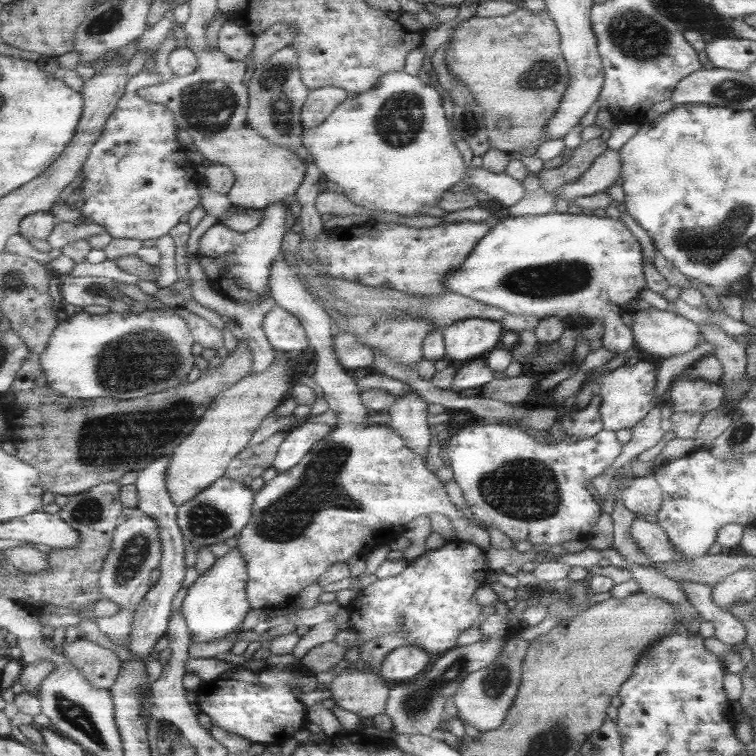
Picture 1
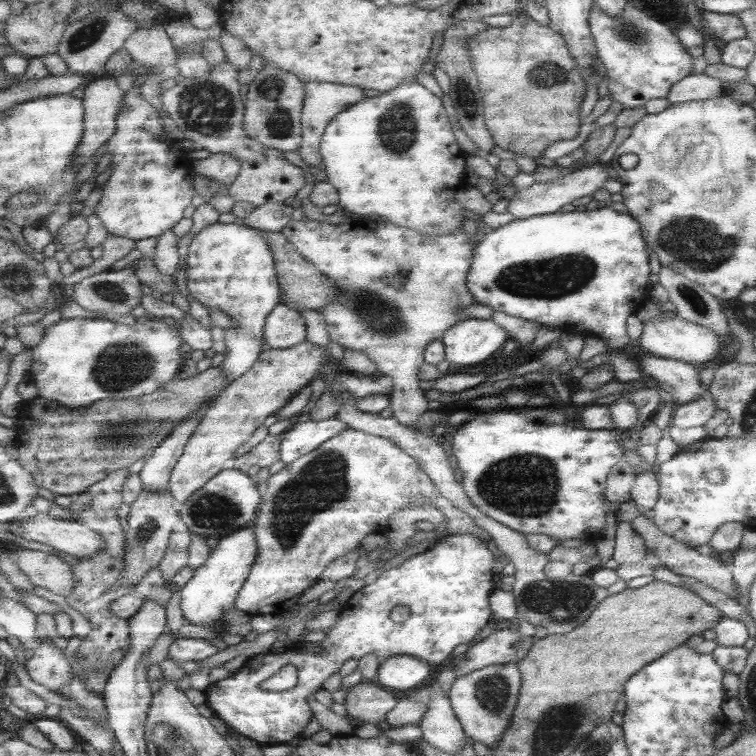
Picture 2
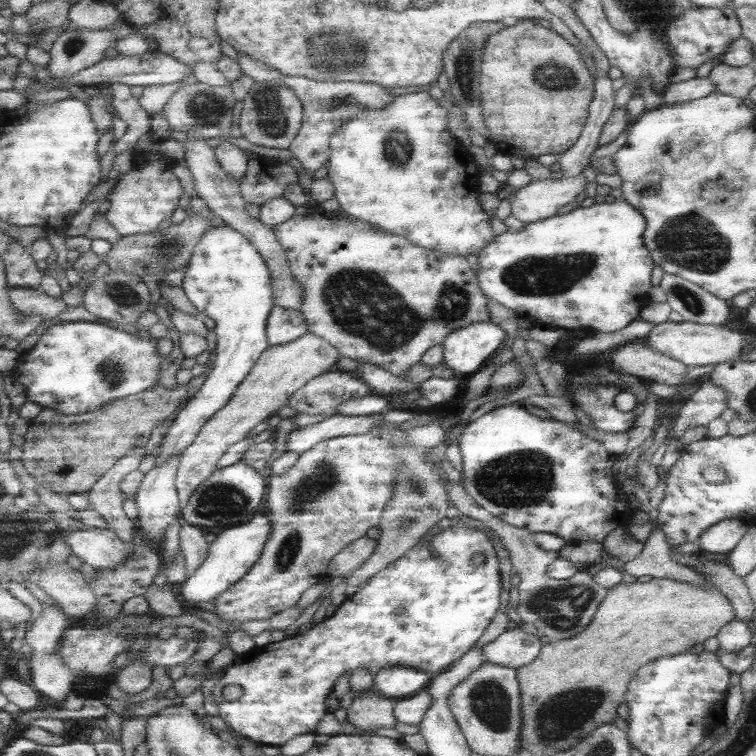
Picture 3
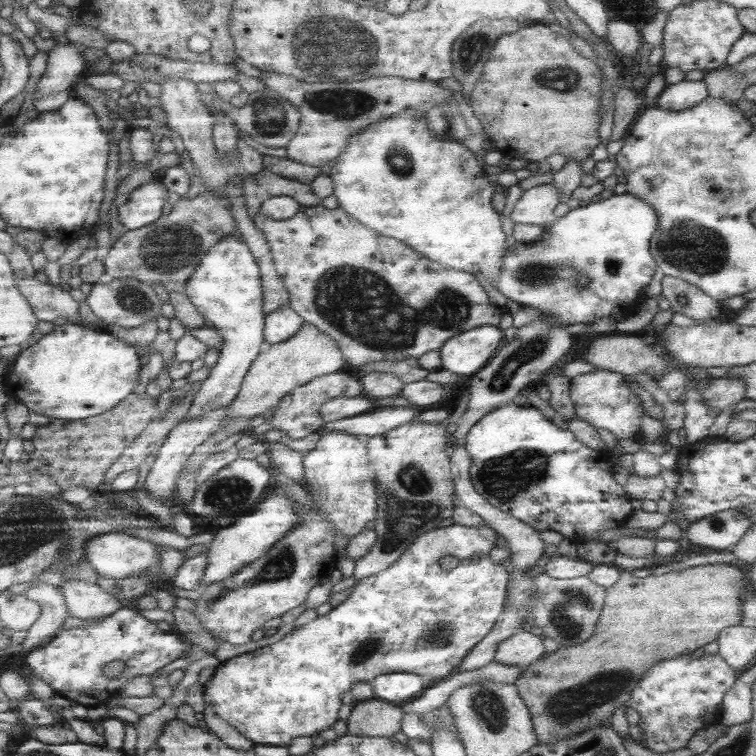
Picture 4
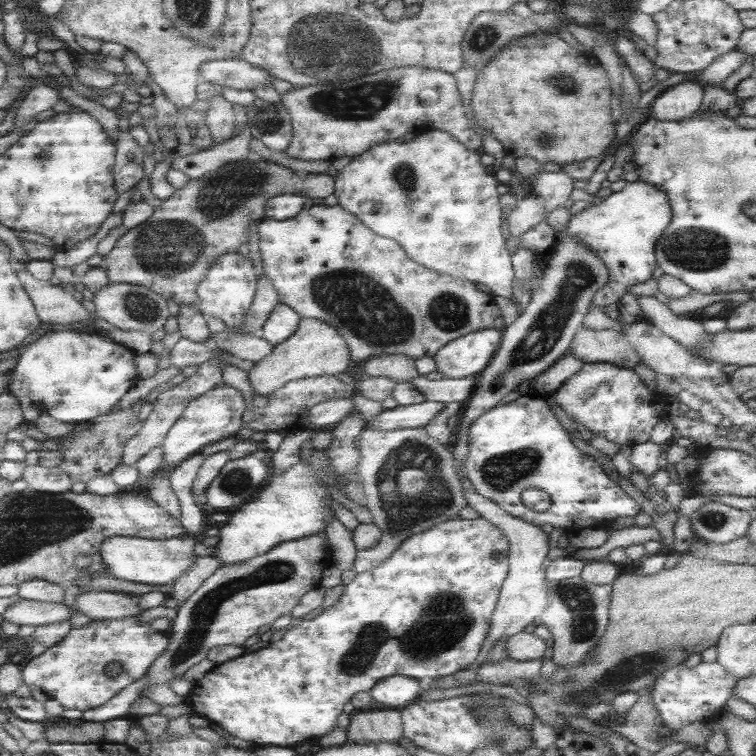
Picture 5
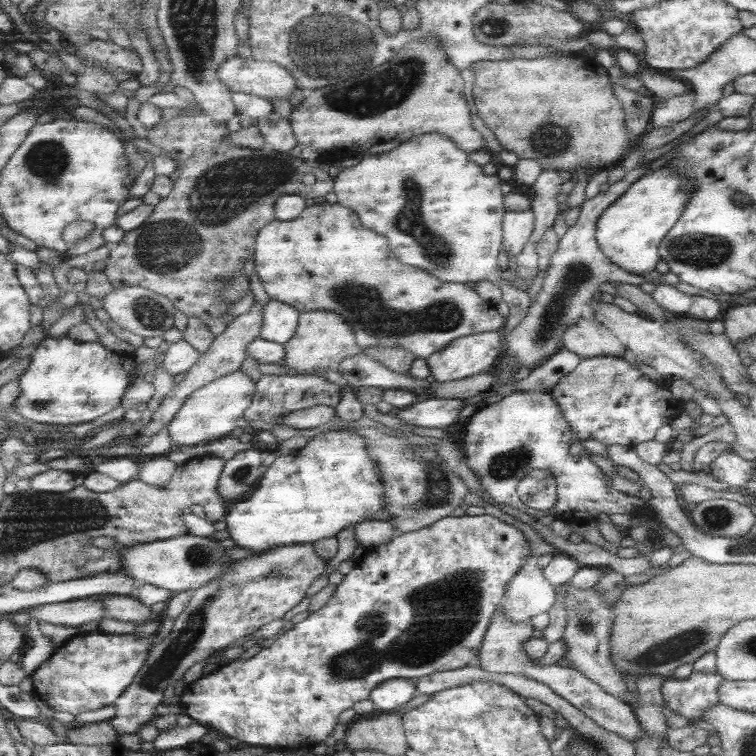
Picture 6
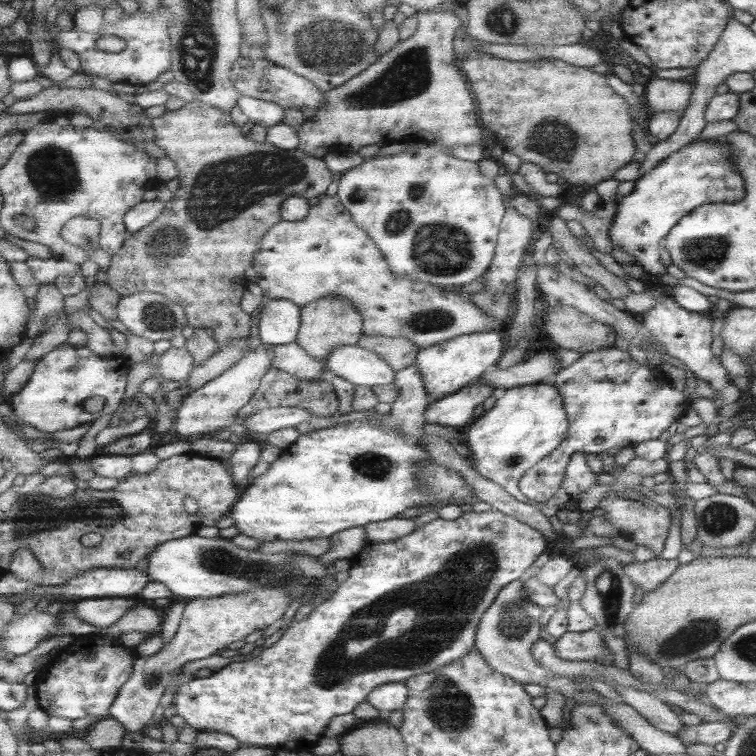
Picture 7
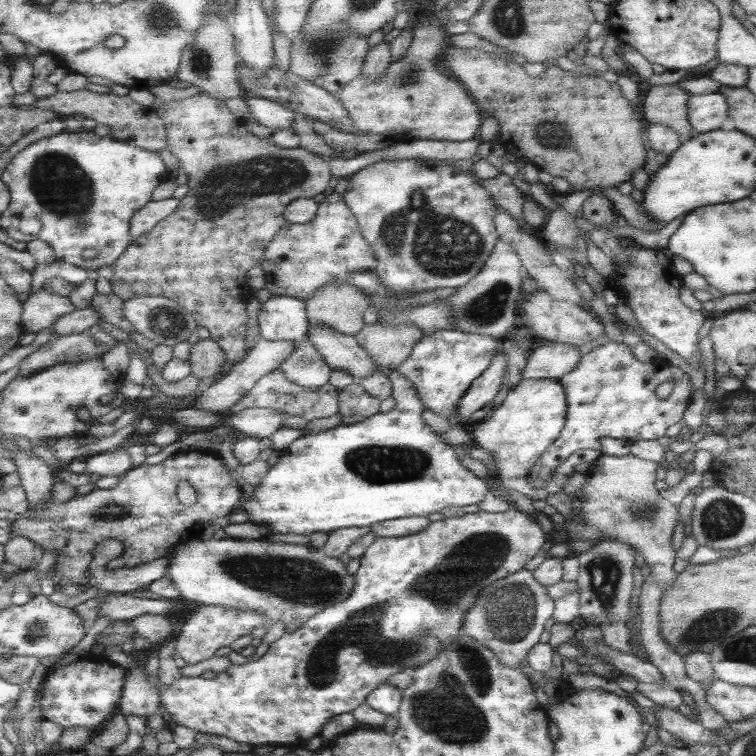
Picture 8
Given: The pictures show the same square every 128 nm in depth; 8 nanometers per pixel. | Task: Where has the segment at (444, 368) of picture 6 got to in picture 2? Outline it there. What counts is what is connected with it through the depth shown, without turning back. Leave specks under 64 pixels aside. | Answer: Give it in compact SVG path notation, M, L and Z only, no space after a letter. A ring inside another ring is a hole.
M489 318L456 322L445 330L440 341L449 365L469 366L489 358L507 339L506 332Z

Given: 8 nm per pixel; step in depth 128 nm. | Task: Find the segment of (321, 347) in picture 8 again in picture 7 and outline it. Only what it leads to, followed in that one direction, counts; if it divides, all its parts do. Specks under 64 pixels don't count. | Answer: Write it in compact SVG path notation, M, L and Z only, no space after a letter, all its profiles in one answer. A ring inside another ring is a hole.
M339 346L325 360L328 376L346 379L354 386L379 386L393 382L394 370L376 354L359 346Z

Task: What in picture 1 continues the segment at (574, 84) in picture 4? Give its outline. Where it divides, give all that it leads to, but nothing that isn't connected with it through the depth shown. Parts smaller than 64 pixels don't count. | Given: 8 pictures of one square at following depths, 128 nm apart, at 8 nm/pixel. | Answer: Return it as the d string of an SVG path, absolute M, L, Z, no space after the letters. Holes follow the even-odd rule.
M518 3L507 16L469 17L451 30L445 50L445 68L461 80L482 110L488 146L510 155L531 156L547 140L543 127L555 113L567 87L567 70L561 60L555 23L543 10L533 14ZM501 40L501 50L499 50ZM531 58L531 64L529 64ZM507 119L507 130L499 132L495 121Z

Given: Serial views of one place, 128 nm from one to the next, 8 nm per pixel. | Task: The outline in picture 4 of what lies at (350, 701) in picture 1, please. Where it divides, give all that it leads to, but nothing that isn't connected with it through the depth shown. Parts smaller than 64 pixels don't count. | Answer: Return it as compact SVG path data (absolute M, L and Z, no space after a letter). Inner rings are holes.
M369 699L353 704L346 721L346 734L360 737L392 737L400 731L401 708Z

